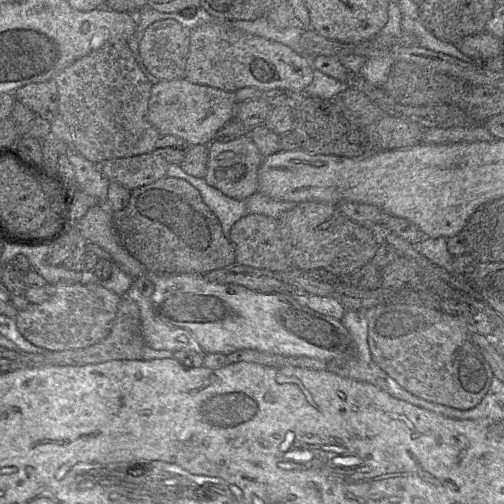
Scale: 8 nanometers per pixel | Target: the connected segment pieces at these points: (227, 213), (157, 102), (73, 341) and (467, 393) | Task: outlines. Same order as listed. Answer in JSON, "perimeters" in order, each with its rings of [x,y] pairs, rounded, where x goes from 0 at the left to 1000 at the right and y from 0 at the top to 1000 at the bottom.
{"perimeters":[[[[335,325],[331,349],[363,355],[395,379],[405,403],[433,433],[442,464],[450,472],[462,446],[490,425],[486,397],[466,397],[444,387],[433,375],[413,367],[407,353],[377,349],[355,327]]],[[[367,157],[319,161],[302,171],[294,238],[319,270],[351,270],[379,290],[413,288],[431,260],[464,234],[470,206],[464,183],[383,167]]],[[[188,562],[101,563],[105,583],[83,601],[60,601],[30,627],[34,653],[69,687],[97,696],[167,690],[208,671],[228,633],[238,587]]],[[[758,603],[724,615],[724,629],[738,714],[802,772],[847,796],[915,813],[938,810],[966,782],[980,742],[937,677],[931,627],[893,625],[837,605]]]]}

